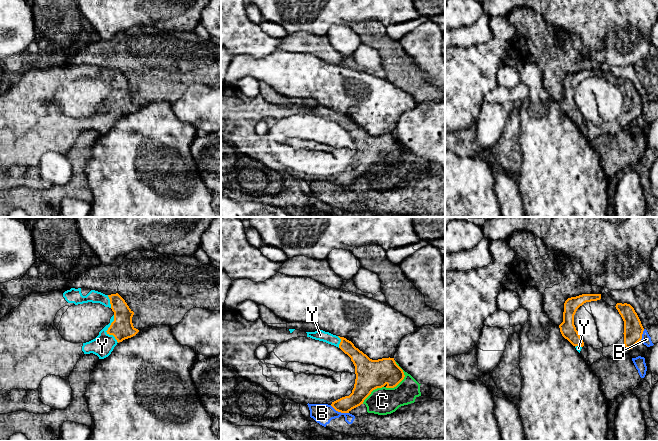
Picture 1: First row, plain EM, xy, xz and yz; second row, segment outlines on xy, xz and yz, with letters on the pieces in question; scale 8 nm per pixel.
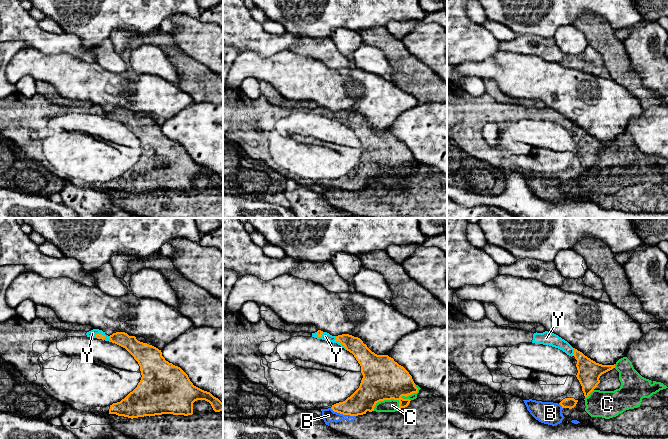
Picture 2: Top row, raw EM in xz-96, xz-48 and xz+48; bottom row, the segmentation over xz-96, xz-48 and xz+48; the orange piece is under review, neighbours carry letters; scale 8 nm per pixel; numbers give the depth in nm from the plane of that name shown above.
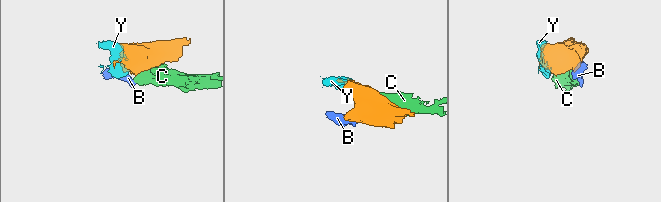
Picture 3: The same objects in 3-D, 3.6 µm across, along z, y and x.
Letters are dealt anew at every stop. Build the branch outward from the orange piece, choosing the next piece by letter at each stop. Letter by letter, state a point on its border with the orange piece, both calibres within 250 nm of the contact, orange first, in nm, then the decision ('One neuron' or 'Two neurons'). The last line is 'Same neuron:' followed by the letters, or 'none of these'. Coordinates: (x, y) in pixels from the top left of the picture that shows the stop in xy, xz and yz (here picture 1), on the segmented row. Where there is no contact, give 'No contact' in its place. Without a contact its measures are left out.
B: Touches orange at xz (339, 411). Thickness 140 nm (orange) against 160 nm. Two neurons
C: Touches orange at xz (403, 378). Thickness 240 nm (orange) against 220 nm. Two neurons
Y: Touches orange at xy (107, 330). Thickness 180 nm (orange) against 170 nm. One neuron
Same neuron: Y

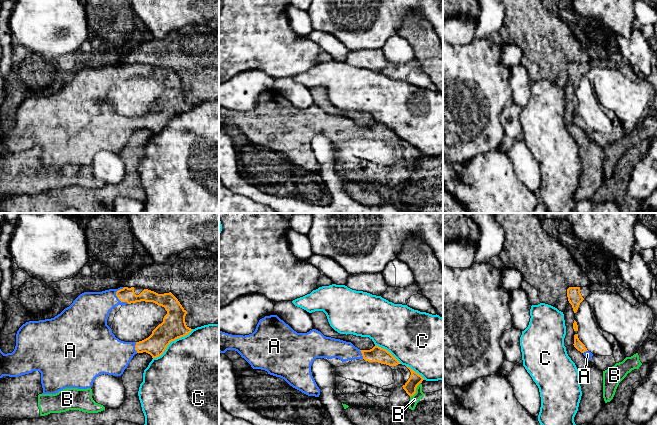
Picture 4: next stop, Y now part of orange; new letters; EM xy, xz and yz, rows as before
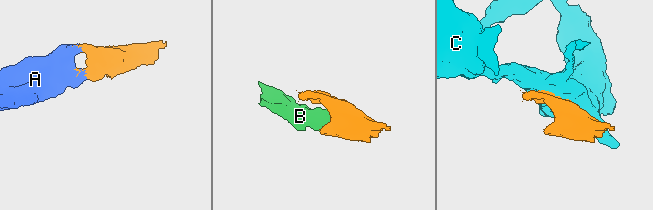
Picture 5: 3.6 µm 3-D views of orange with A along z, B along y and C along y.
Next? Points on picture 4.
A: Touches orange at xy (119, 299). Thickness 120 nm (orange) against 300 nm. One neuron
B: Touches orange at xz (415, 390). Thickness 100 nm (orange) against 70 nm. Two neurons
C: Touches orange at xy (171, 341). Thickness 190 nm (orange) against 480 nm. Two neurons
Same neuron: A

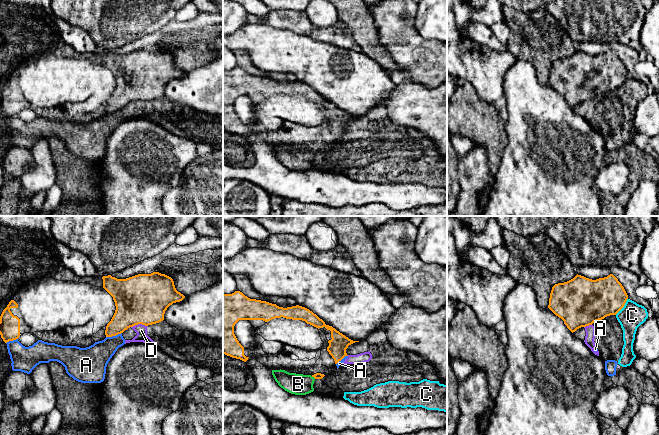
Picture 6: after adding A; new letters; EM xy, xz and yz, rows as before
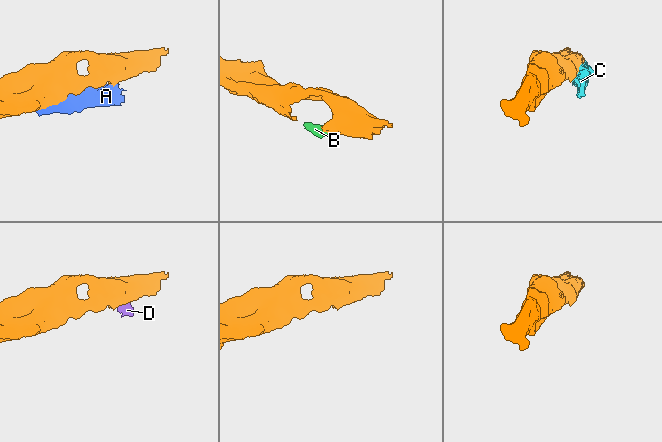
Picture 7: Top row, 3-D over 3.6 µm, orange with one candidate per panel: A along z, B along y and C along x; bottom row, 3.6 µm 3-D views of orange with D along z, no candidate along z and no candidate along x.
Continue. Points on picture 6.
A: Touches orange at xy (113, 335). Thickness 240 nm (orange) against 220 nm. Two neurons
B: Touches orange at xz (313, 376). Thickness 50 nm (orange) against 170 nm. Two neurons
C: Touches orange at yz (623, 306). Thickness 340 nm (orange) against 200 nm. Two neurons
D: Touches orange at xy (138, 323). Thickness 400 nm (orange) against 90 nm. Two neurons
Same neuron: none of these

